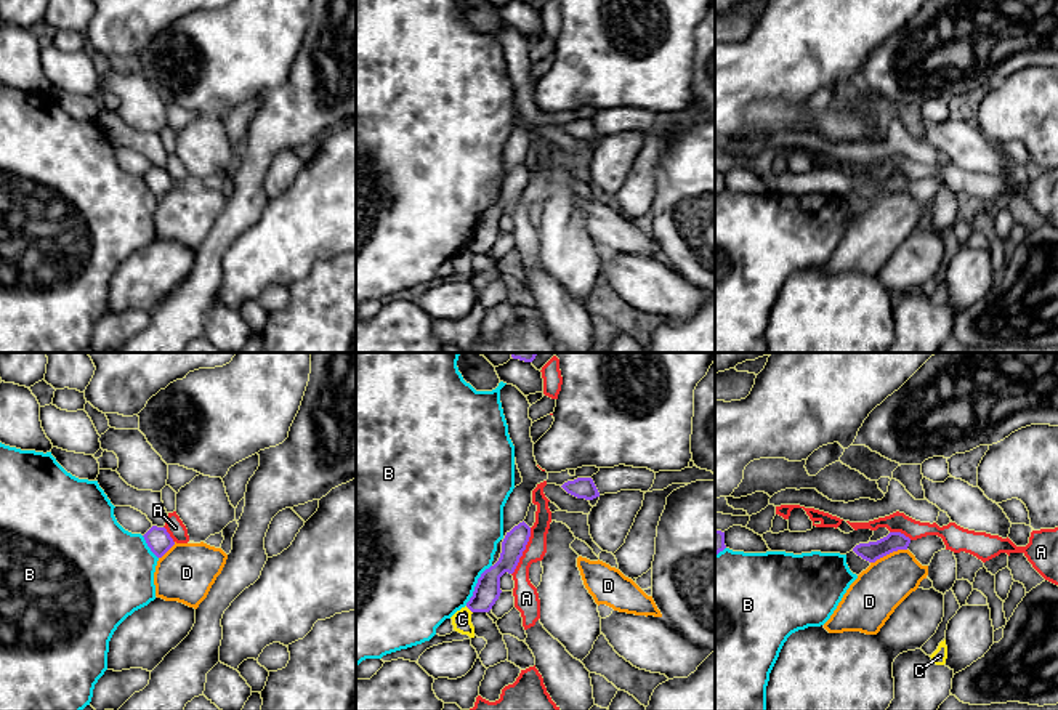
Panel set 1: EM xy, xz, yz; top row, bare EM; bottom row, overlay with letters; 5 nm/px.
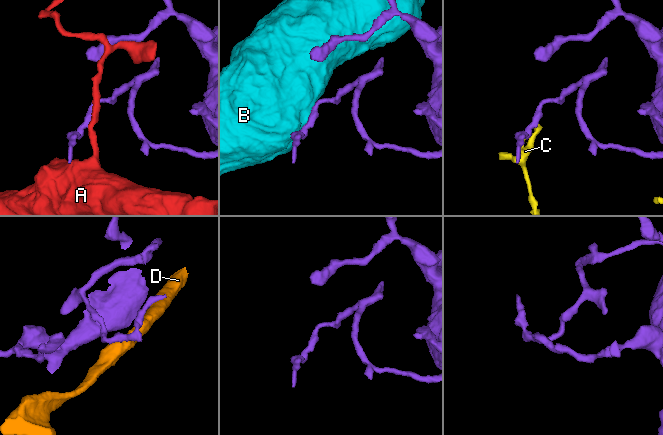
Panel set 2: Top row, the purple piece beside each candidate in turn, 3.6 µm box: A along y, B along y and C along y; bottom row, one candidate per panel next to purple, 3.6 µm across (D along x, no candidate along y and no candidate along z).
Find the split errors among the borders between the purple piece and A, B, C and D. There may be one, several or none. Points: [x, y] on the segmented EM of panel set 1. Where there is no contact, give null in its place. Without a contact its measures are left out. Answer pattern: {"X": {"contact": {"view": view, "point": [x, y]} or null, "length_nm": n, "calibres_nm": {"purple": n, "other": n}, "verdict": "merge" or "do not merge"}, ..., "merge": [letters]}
{"A": {"contact": {"view": "xz", "point": [523, 550]}, "length_nm": 260, "calibres_nm": {"purple": 120, "other": 130}, "verdict": "do not merge"}, "B": {"contact": {"view": "xz", "point": [476, 585]}, "length_nm": 240, "calibres_nm": {"purple": 130, "other": 480}, "verdict": "do not merge"}, "C": {"contact": {"view": "xz", "point": [468, 608]}, "length_nm": 50, "calibres_nm": {"purple": 130, "other": 100}, "verdict": "do not merge"}, "D": {"contact": {"view": "yz", "point": [888, 553]}, "length_nm": 200, "calibres_nm": {"purple": 100, "other": 240}, "verdict": "do not merge"}, "merge": []}

